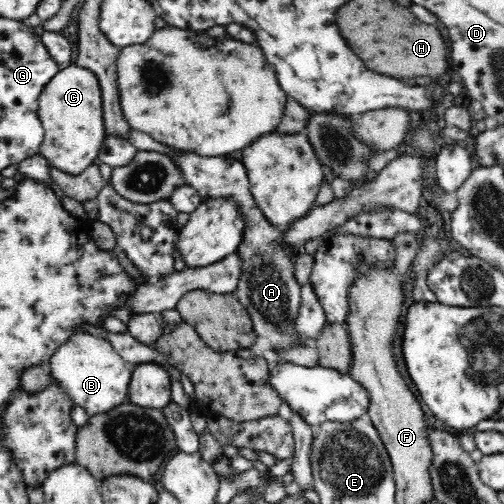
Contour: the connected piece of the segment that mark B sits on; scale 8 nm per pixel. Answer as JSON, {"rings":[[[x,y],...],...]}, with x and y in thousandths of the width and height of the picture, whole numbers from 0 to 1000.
{"rings":[[[155,659],[113,690],[95,724],[101,750],[177,825],[218,817],[230,806],[256,798],[254,774],[264,728],[238,708],[222,681],[206,669]]]}

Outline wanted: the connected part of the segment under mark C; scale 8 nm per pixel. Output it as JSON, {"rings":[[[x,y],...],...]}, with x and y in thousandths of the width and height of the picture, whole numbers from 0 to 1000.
{"rings":[[[139,127],[119,137],[81,181],[75,234],[87,252],[87,278],[75,304],[95,315],[99,329],[155,349],[187,327],[210,272],[194,153],[175,135]]]}

